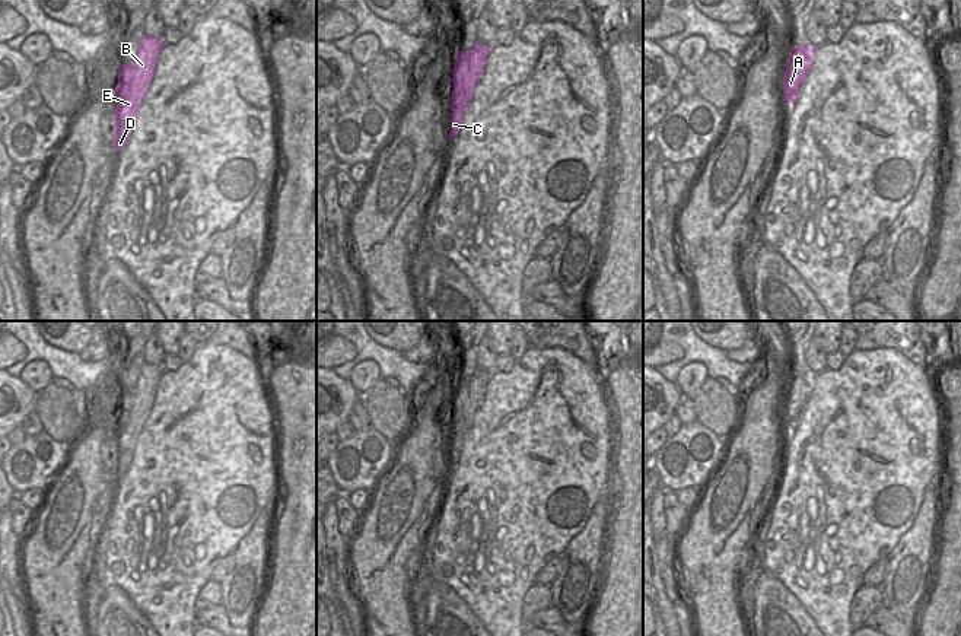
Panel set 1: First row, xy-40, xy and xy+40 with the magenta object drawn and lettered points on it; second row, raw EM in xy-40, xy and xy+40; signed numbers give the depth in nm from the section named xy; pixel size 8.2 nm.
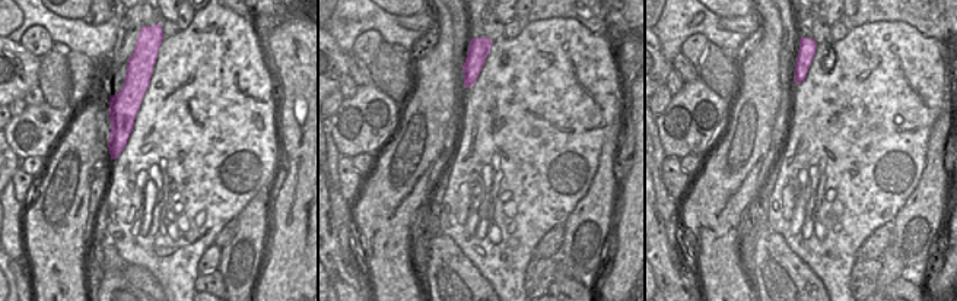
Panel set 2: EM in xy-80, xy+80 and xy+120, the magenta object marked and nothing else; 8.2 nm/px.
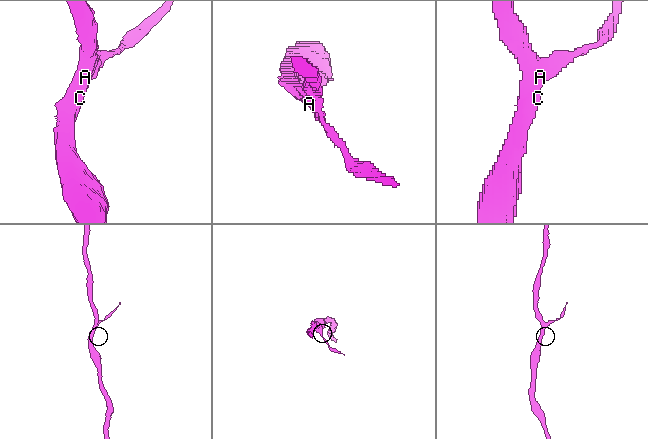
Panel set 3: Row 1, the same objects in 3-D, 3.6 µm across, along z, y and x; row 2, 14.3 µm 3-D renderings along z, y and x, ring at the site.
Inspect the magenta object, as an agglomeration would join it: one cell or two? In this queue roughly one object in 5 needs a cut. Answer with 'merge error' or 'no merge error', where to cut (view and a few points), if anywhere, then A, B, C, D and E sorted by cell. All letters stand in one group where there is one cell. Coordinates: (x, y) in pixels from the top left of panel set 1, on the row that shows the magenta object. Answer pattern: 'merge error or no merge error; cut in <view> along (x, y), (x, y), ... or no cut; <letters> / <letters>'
merge error; cut in xy+40 along (798, 92), (785, 94); A / B C D E

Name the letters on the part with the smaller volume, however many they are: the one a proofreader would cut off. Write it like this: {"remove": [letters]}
{"remove": ["A"]}

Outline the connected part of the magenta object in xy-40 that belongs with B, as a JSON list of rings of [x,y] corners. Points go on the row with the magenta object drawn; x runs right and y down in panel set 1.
[[[143,36],[136,58],[121,64],[115,88],[115,128],[114,150],[122,150],[128,144],[139,109],[155,76],[157,55],[165,42],[153,36]]]

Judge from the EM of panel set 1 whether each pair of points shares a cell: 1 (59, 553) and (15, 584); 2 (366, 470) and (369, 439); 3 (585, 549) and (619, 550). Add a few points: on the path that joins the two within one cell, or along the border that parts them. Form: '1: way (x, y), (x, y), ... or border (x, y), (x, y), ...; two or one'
1: border (21, 544), (21, 579), (34, 611); two
2: way (366, 463), (368, 447); one
3: border (611, 517), (607, 525), (607, 557), (600, 584); two

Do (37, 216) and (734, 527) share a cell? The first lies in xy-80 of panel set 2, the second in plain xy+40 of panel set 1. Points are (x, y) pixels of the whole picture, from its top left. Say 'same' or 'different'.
same

